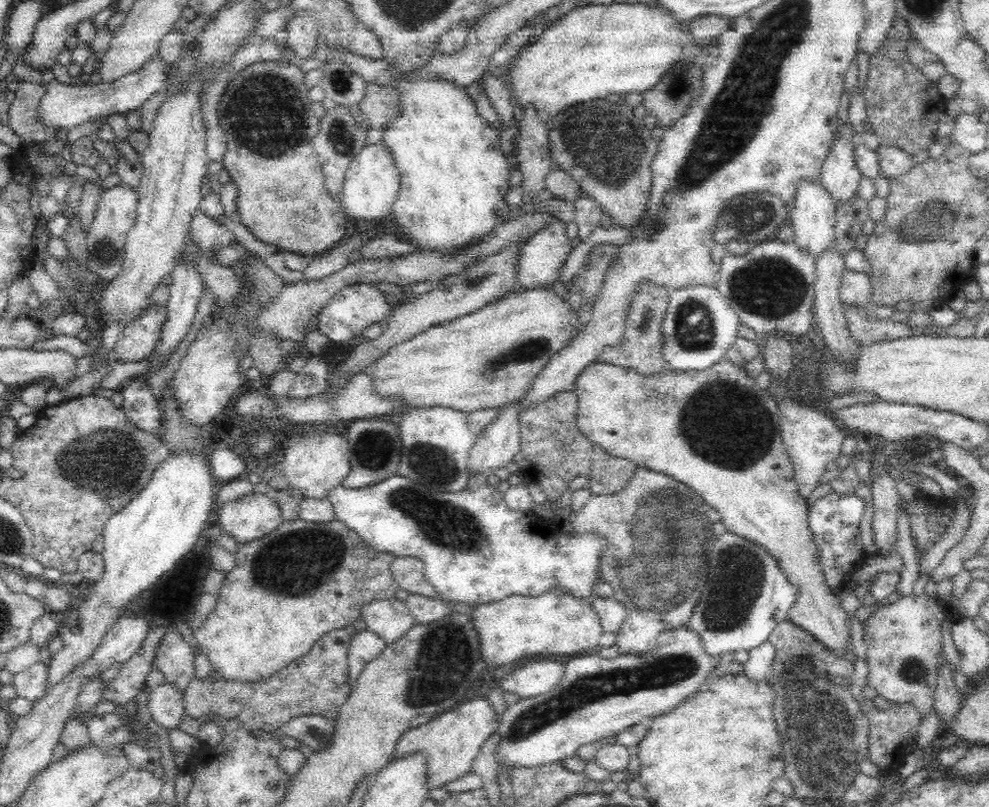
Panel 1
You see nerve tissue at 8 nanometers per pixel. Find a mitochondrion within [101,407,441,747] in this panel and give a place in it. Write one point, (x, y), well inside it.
(296, 563)

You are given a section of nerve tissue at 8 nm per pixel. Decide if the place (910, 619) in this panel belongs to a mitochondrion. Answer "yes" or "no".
no

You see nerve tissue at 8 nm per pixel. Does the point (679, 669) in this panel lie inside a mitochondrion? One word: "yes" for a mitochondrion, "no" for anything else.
yes

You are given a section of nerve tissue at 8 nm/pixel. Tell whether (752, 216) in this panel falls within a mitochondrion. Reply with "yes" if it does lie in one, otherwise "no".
yes

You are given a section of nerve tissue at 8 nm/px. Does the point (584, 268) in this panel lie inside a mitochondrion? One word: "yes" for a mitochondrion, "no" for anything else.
no

